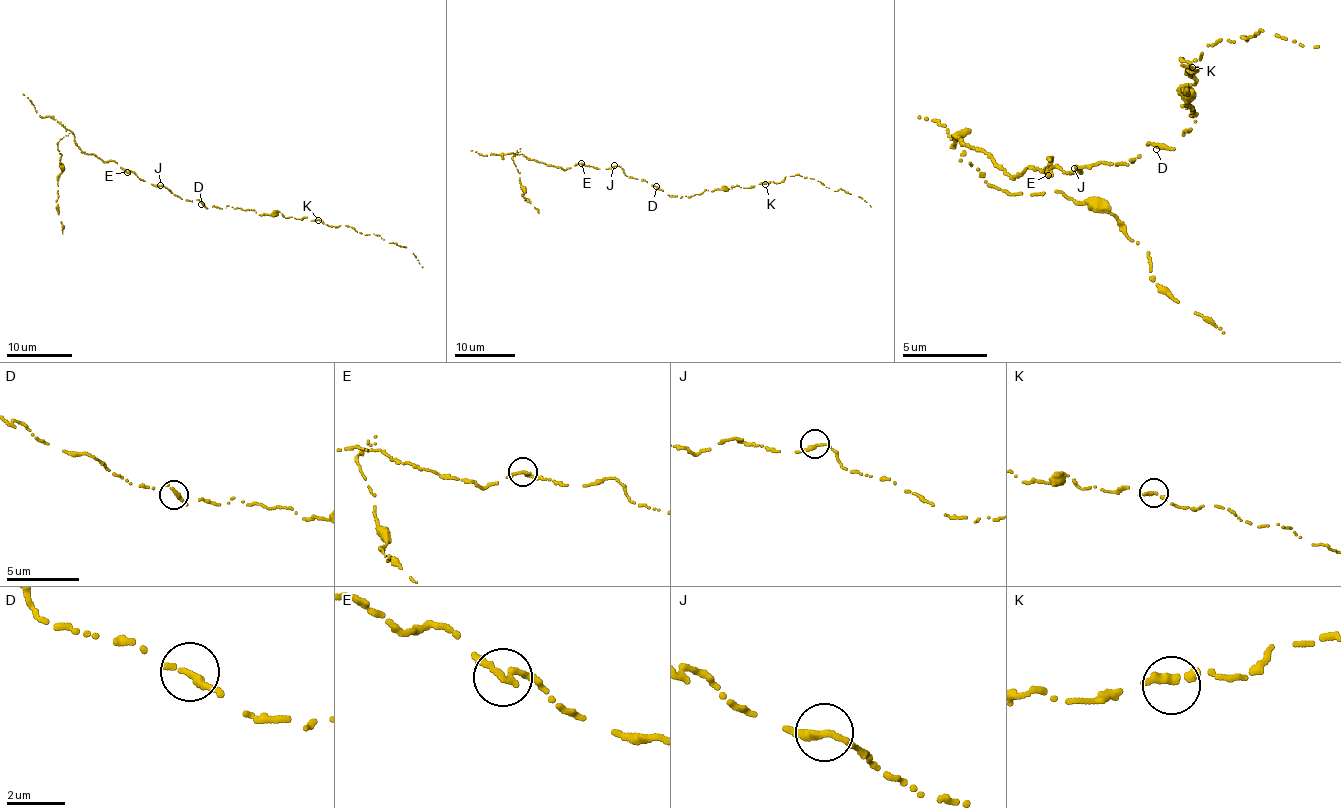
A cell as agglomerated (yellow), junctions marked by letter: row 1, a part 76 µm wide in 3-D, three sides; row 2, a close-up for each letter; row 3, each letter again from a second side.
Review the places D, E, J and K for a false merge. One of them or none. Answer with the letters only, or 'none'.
E

